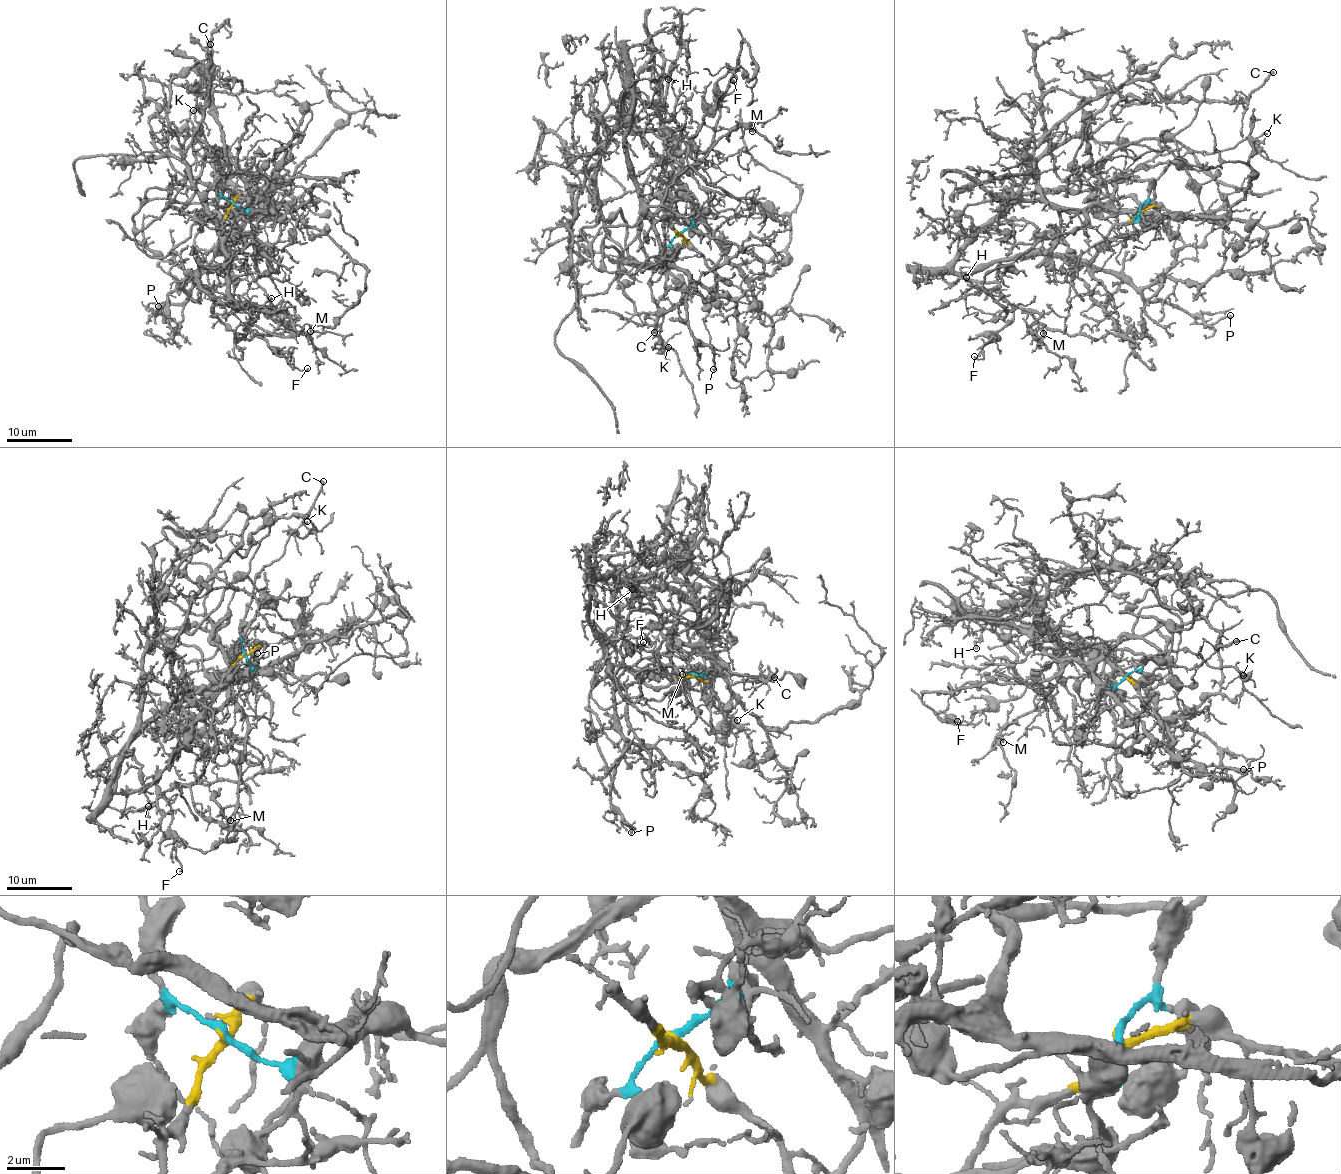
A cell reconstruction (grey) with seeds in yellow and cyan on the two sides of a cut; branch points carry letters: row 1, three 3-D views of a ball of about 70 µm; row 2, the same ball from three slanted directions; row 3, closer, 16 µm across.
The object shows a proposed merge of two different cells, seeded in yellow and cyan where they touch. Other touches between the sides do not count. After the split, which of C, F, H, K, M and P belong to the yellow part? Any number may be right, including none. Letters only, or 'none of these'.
F, H, M, P

